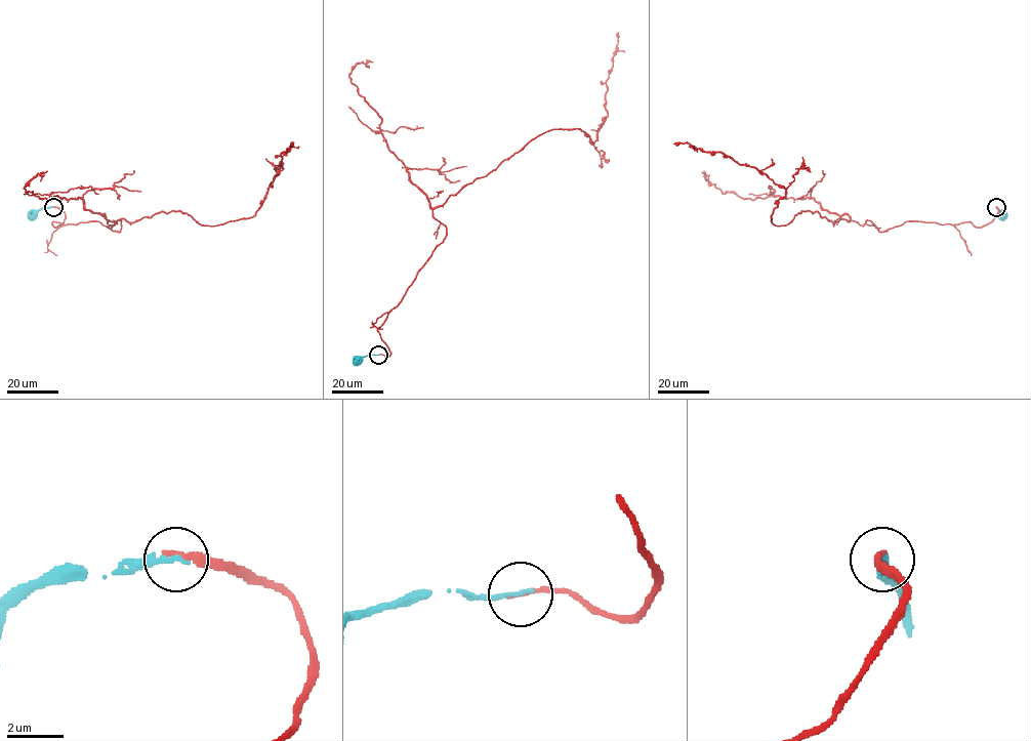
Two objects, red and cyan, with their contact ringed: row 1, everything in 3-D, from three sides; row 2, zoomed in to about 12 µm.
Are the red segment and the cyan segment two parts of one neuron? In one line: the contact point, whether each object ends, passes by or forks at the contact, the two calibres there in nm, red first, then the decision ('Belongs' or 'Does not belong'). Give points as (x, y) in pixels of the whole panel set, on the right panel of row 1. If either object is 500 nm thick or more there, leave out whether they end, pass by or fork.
Place: (996, 207). At the ring red ends. At the ring cyan ends. Thickness 200 nm (red) against 190 nm. Belongs

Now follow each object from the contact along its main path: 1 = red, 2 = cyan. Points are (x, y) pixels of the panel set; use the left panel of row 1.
1: (53, 206), (55, 228), (117, 232), (107, 220), (171, 210), (251, 217), (293, 143)
2: (53, 206), (28, 217)

